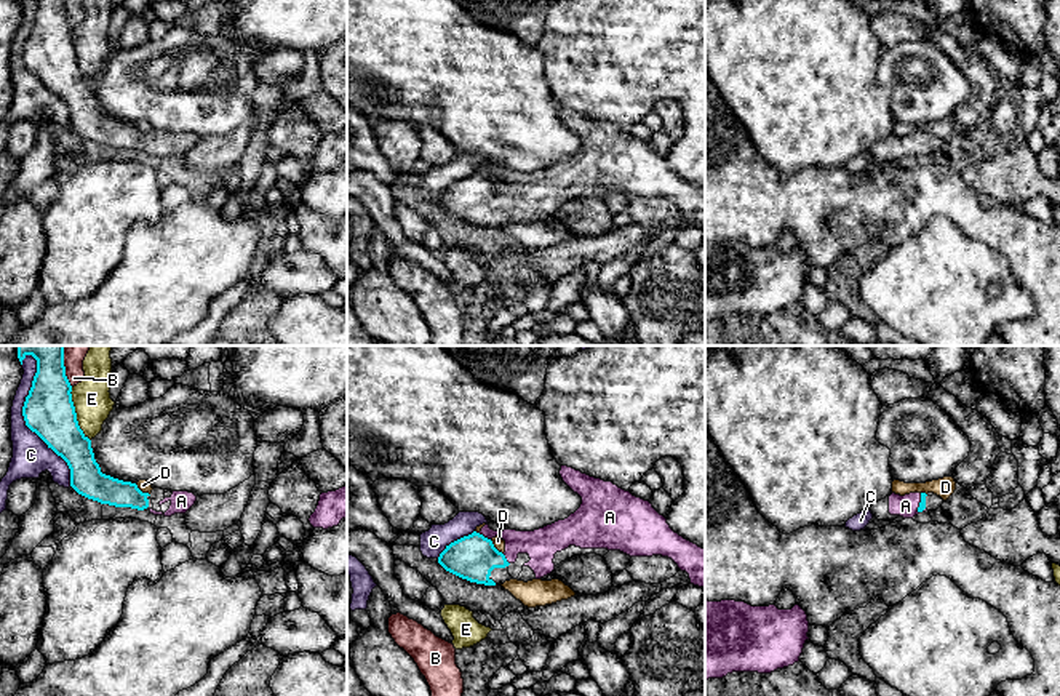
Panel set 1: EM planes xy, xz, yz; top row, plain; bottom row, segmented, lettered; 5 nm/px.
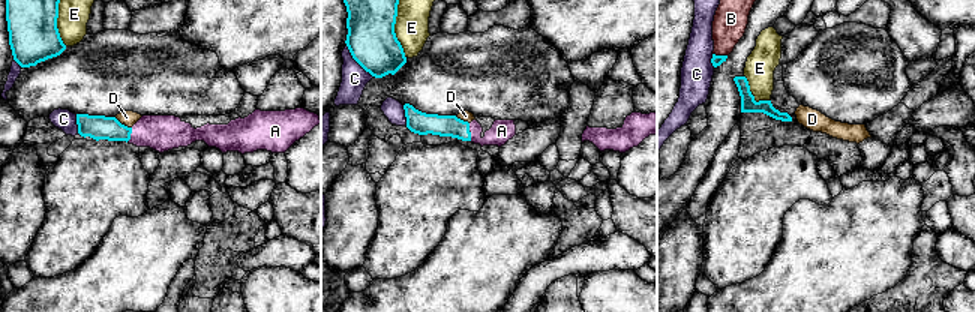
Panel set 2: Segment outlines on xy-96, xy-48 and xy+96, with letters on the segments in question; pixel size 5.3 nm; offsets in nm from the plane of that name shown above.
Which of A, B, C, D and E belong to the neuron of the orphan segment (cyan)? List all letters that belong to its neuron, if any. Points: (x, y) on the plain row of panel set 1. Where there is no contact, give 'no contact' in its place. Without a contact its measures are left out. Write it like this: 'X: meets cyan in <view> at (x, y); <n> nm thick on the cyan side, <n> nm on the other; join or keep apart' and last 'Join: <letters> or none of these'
A: meets cyan in xz at (483, 178); 220 nm thick on the cyan side, 120 nm on the other; join
B: meets cyan in xy at (64, 15); 260 nm thick on the cyan side, 100 nm on the other; keep apart
C: meets cyan in xy at (26, 64); 260 nm thick on the cyan side, 190 nm on the other; keep apart
D: meets cyan in xy at (141, 133); 150 nm thick on the cyan side, 60 nm on the other; keep apart
E: meets cyan in xy at (75, 56); 260 nm thick on the cyan side, 190 nm on the other; keep apart
Join: A

